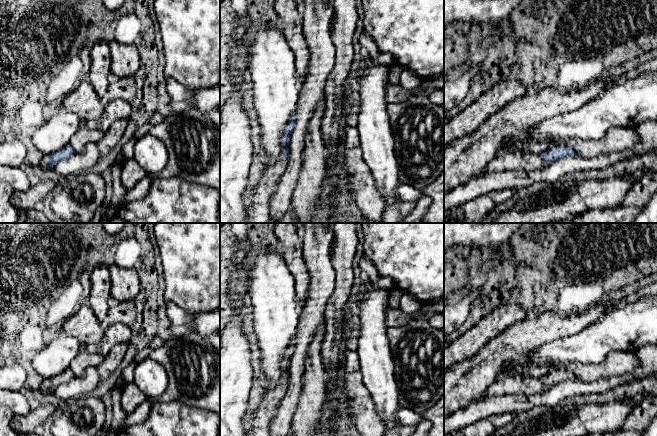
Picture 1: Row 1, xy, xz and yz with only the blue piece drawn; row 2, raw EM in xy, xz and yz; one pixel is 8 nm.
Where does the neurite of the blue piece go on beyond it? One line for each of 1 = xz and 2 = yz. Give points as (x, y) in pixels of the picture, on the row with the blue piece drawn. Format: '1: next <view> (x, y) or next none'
1: next xz (258, 211)
2: next yz (514, 160)

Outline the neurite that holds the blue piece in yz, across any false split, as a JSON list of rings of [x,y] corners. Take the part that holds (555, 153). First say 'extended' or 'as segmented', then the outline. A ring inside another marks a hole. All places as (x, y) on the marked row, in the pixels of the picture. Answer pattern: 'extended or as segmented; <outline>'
extended; [[[569,146],[553,147],[540,155],[526,155],[521,152],[504,153],[492,159],[483,172],[504,170],[534,170],[545,167],[549,163],[577,153]]]

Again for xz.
extended; [[[296,113],[291,116],[288,124],[284,128],[281,142],[286,146],[283,155],[274,165],[265,165],[260,180],[254,186],[254,193],[251,203],[246,206],[246,222],[247,223],[270,223],[270,207],[269,200],[276,190],[277,183],[285,172],[290,143],[291,134],[296,124]]]

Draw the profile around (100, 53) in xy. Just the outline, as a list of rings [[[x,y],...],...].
[[[101,40],[88,49],[91,57],[90,71],[85,77],[101,98],[108,91],[108,75],[110,73],[110,49],[108,42]]]

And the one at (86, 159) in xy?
[[[89,143],[80,152],[76,152],[70,158],[57,163],[52,172],[56,178],[63,181],[75,174],[92,170],[100,156],[97,144]]]

